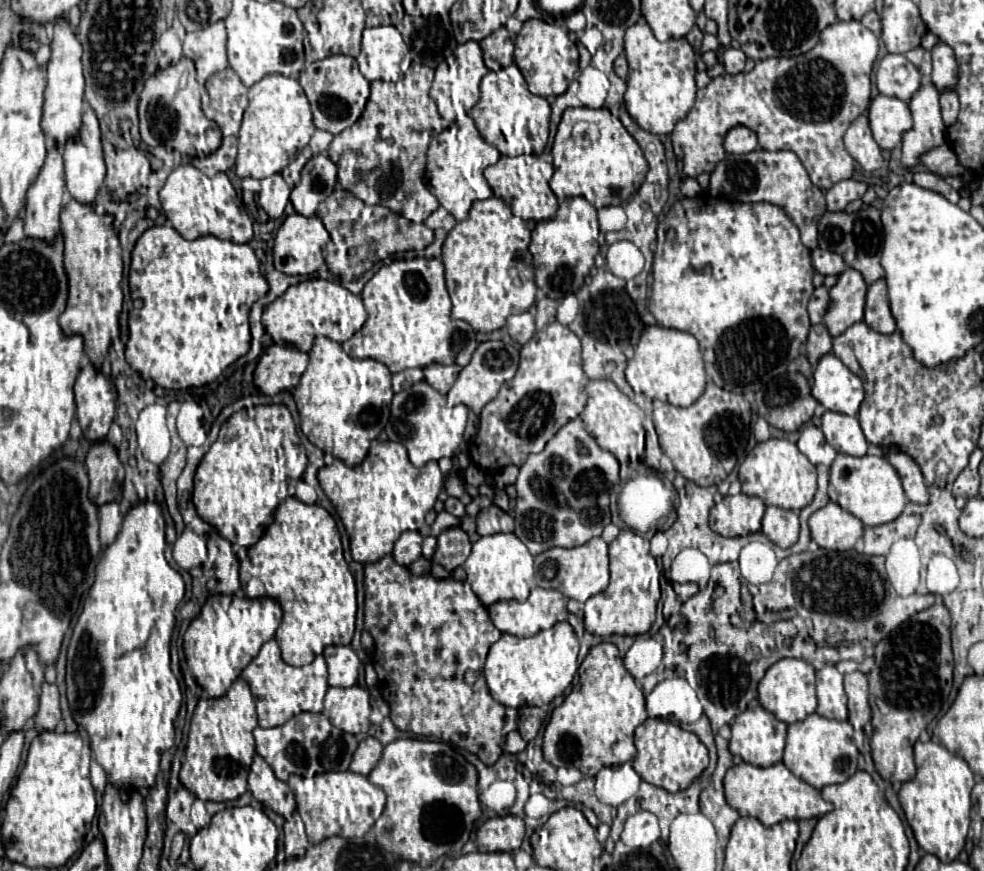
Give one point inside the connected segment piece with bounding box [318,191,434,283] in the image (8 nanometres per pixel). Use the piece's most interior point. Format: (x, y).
(374, 233)

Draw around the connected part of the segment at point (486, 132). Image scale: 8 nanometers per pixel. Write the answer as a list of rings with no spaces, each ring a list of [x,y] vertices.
[[[510,65],[500,71],[488,71],[480,83],[480,101],[470,111],[480,135],[494,145],[502,156],[541,154],[549,138],[550,103],[544,97],[532,95],[520,69]]]

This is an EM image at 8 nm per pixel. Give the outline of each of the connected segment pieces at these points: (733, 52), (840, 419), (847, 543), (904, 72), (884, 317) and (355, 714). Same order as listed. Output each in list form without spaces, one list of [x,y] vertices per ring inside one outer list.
[[[728,49],[724,53],[724,69],[726,73],[740,73],[744,69],[744,63],[746,63],[746,55],[740,51],[740,49]]]
[[[826,411],[822,415],[822,431],[824,431],[826,441],[838,453],[846,453],[846,455],[852,455],[852,457],[866,455],[868,443],[864,439],[858,417]]]
[[[830,501],[824,509],[818,509],[810,521],[810,533],[812,539],[832,551],[848,551],[854,549],[854,545],[864,535],[864,525],[858,517],[844,511],[838,503]]]
[[[886,55],[876,71],[876,87],[882,95],[896,97],[900,101],[910,101],[920,89],[922,75],[906,59],[906,55]]]
[[[878,279],[868,287],[866,297],[866,309],[864,309],[864,323],[870,325],[878,333],[894,333],[896,331],[896,319],[890,311],[886,281]]]
[[[358,685],[348,689],[330,687],[322,713],[332,721],[332,725],[346,733],[366,733],[370,729],[370,693]]]

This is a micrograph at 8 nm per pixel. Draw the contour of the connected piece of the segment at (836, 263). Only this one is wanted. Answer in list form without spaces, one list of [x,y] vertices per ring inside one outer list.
[[[822,249],[812,251],[812,265],[822,275],[840,275],[848,267],[848,265],[844,265],[844,259],[838,253],[822,251]]]

